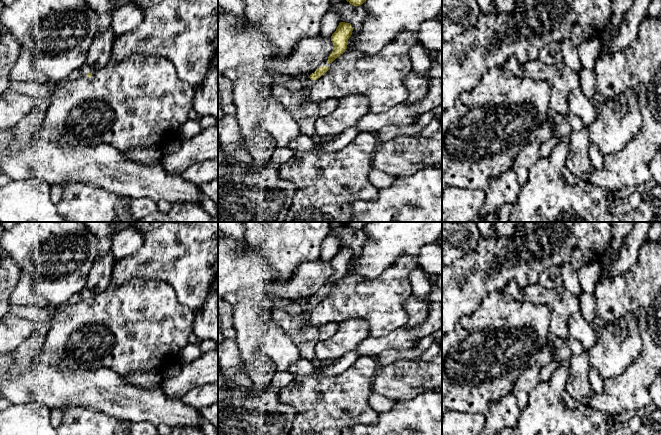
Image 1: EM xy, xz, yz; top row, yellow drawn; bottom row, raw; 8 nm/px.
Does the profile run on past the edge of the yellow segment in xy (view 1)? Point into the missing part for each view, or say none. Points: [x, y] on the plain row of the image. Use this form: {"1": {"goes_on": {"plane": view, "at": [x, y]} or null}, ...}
{"1": {"goes_on": {"plane": "xy", "at": [85, 293]}}}

